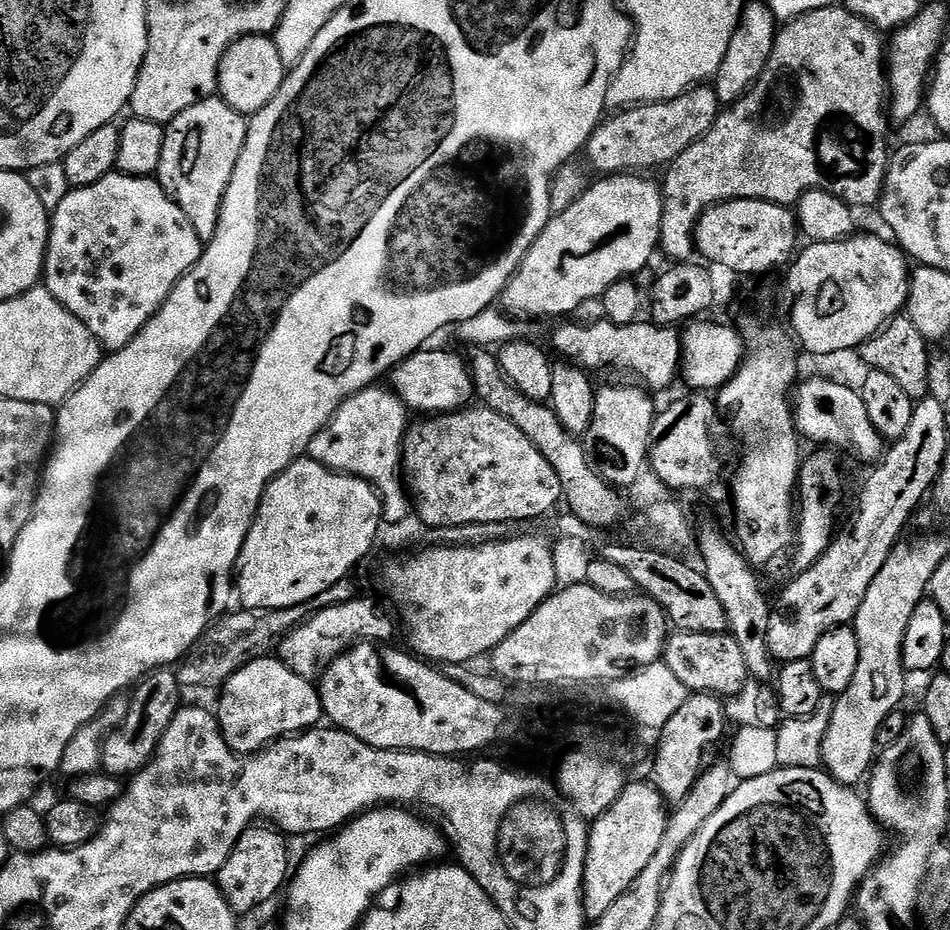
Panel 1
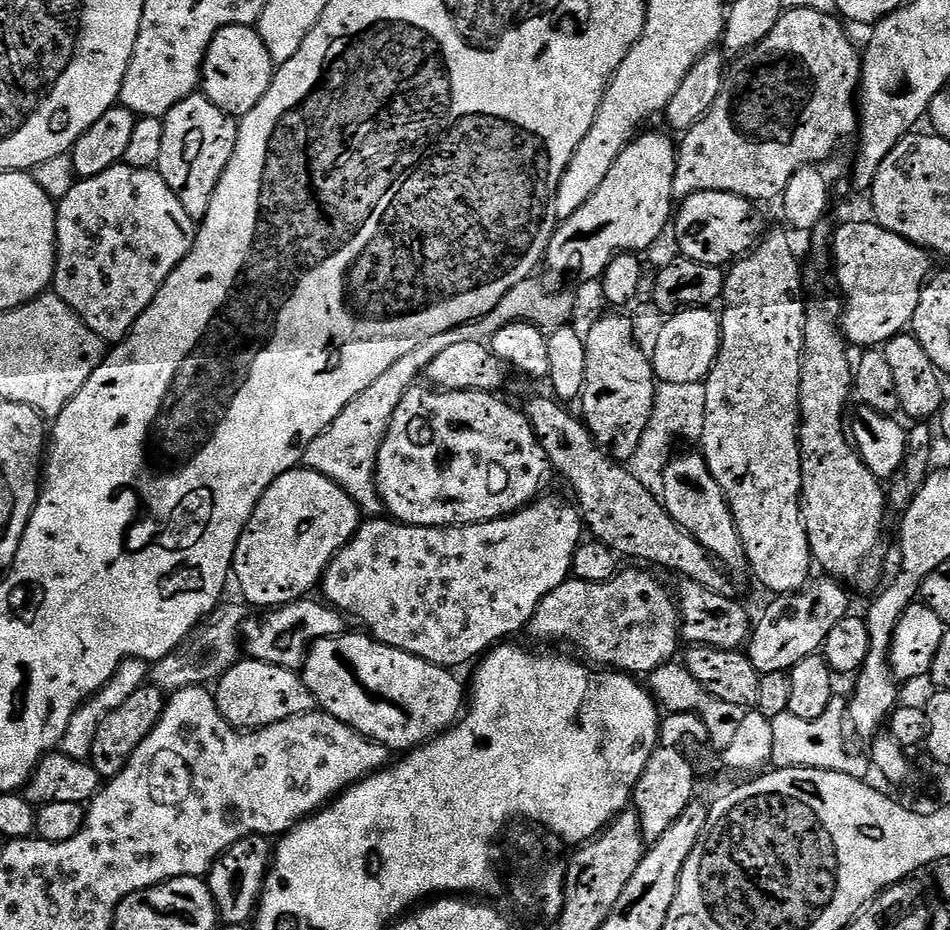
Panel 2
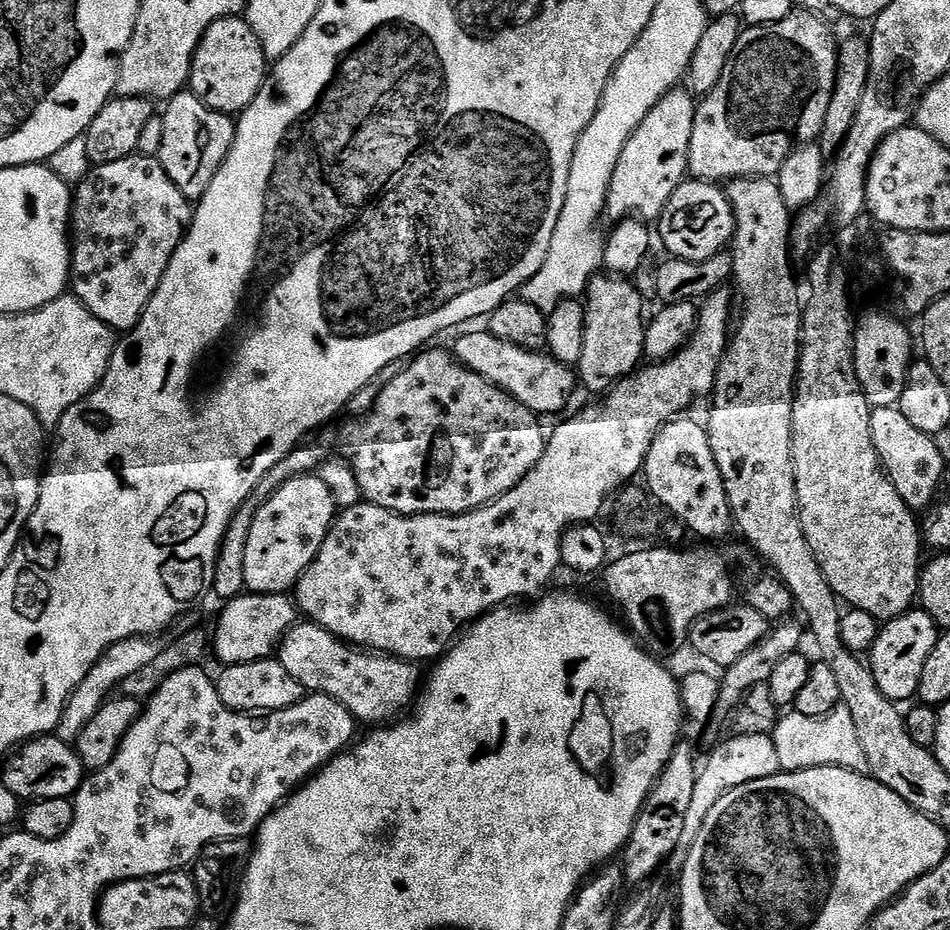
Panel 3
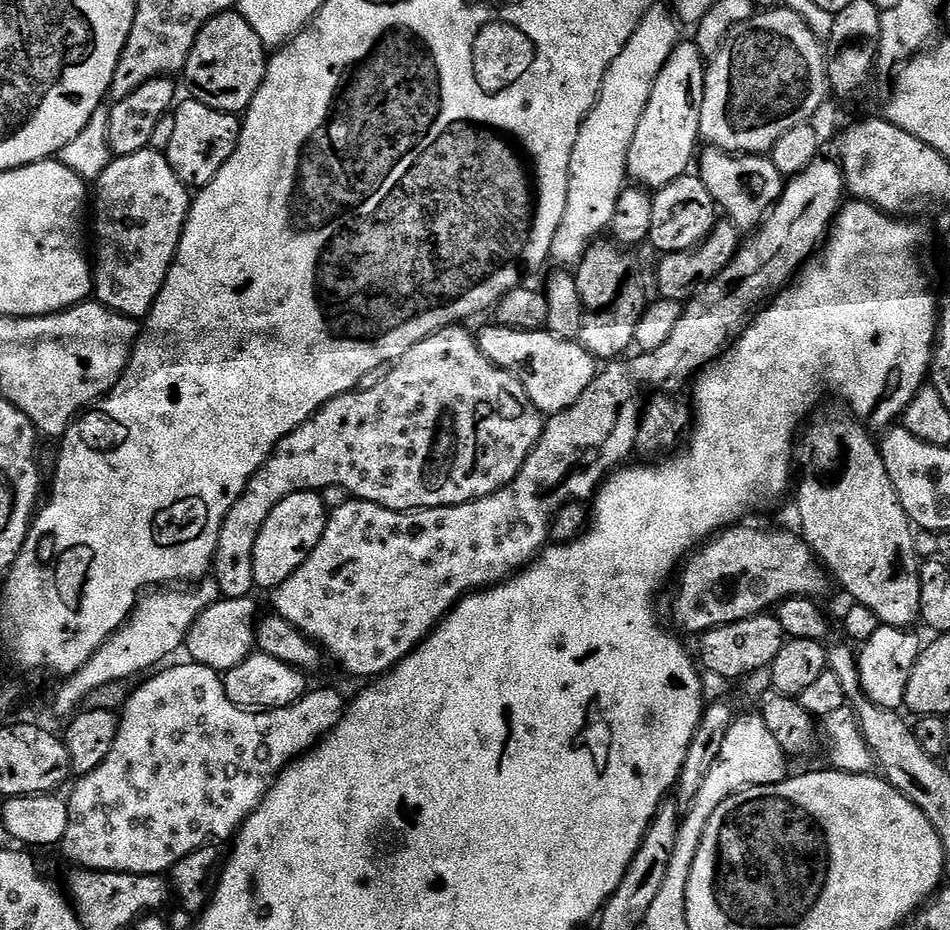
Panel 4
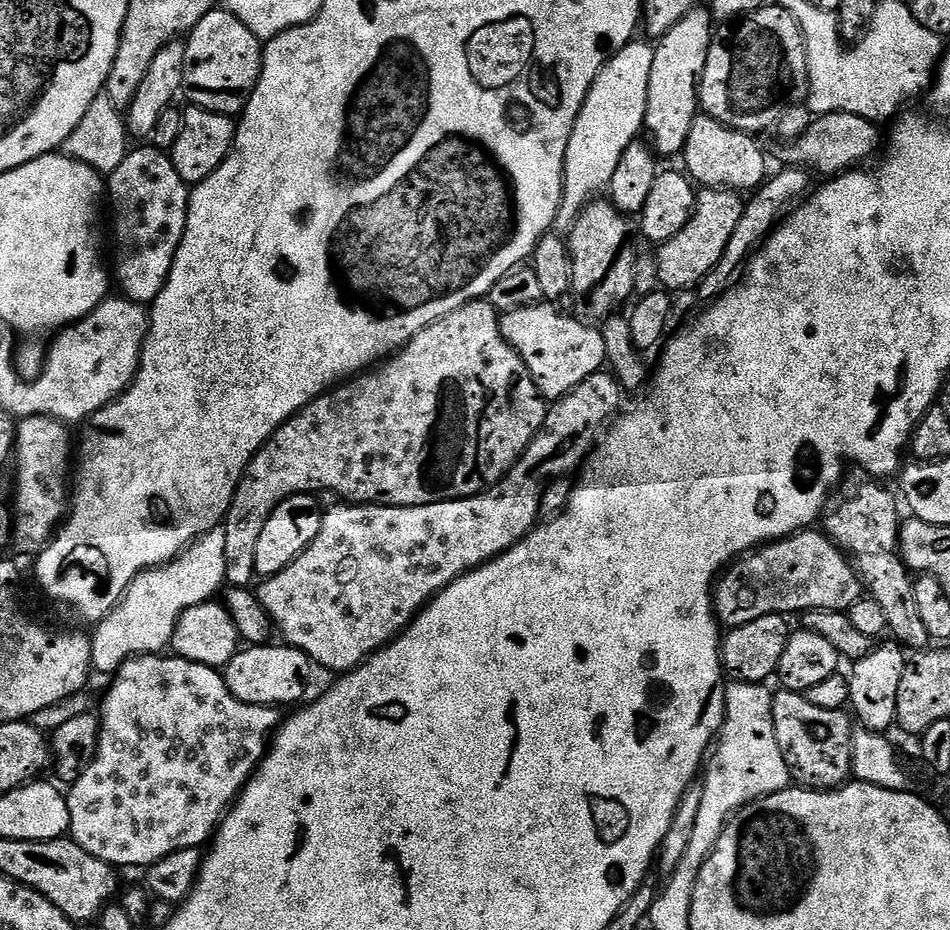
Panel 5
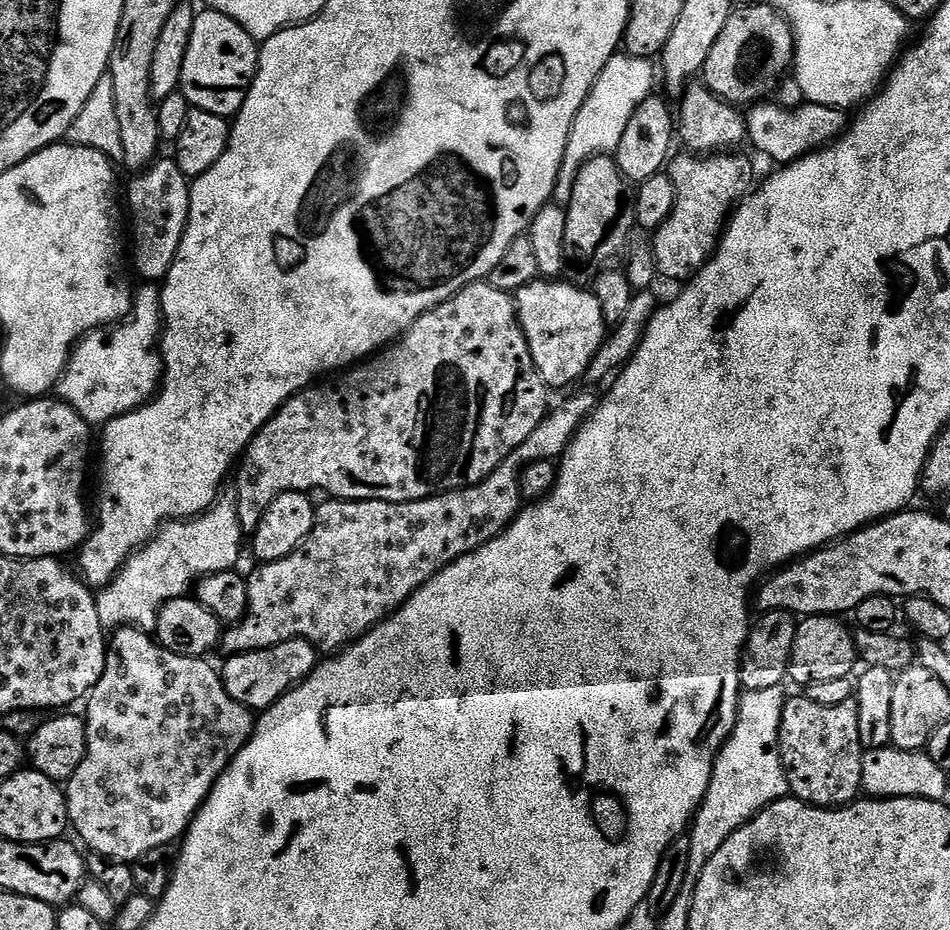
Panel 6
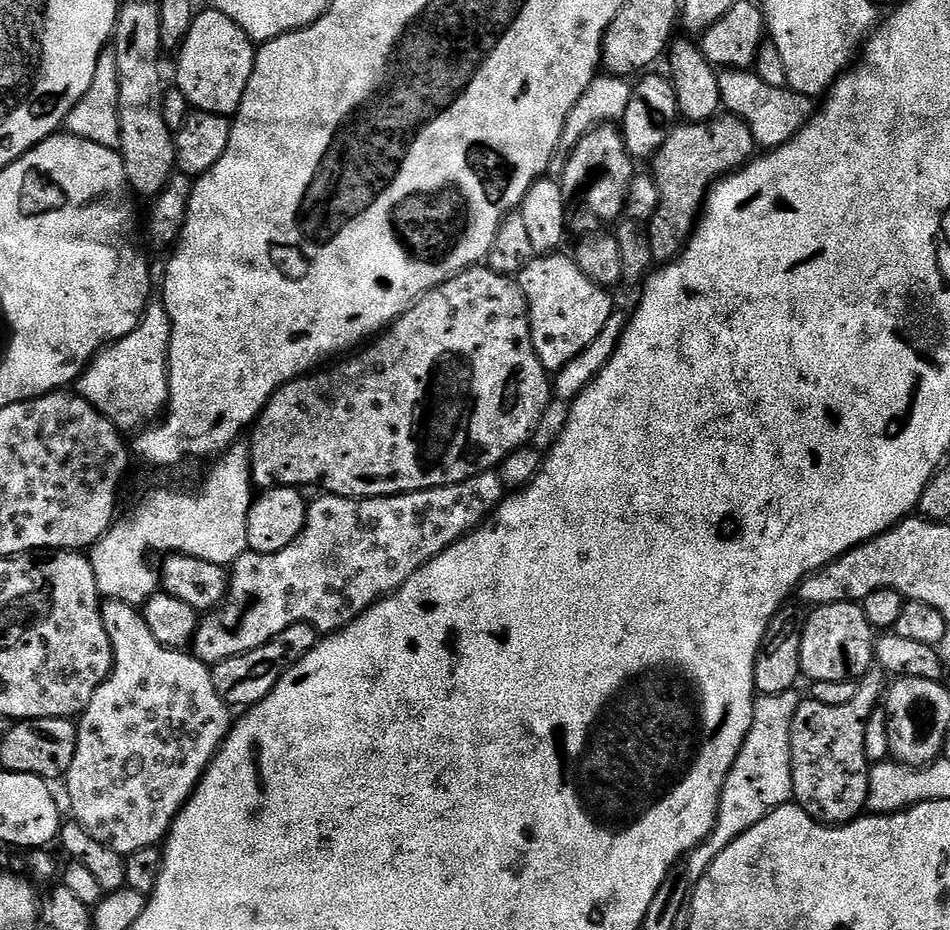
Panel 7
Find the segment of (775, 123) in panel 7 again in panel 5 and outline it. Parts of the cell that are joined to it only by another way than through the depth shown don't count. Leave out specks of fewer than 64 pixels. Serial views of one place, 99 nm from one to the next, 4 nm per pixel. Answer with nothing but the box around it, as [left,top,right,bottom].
[780,112,877,178]

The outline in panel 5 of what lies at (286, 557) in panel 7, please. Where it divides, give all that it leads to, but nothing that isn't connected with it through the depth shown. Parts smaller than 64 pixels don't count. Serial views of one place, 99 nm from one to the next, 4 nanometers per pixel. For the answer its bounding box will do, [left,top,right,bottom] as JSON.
[258,370,622,674]

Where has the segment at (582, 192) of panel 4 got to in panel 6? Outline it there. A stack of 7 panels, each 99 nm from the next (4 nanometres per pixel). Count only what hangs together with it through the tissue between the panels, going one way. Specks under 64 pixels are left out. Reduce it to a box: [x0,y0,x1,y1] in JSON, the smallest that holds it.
[554,54,658,206]

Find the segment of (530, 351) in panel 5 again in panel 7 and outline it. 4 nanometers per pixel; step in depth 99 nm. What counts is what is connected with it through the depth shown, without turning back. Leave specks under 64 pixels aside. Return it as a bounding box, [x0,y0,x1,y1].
[518,254,614,374]

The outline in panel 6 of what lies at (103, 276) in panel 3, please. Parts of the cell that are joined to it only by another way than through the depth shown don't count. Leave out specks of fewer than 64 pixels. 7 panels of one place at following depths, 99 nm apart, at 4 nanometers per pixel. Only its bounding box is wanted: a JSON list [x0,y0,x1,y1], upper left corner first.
[126,159,190,282]

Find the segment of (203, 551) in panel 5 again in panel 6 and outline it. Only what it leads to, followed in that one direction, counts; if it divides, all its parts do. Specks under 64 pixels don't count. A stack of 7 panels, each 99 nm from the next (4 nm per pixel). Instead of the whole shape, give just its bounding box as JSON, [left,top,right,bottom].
[95,499,246,633]

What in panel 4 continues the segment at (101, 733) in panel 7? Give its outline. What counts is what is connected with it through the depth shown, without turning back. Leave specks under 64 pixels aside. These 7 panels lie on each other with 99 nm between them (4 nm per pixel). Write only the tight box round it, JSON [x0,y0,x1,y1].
[62,662,346,876]

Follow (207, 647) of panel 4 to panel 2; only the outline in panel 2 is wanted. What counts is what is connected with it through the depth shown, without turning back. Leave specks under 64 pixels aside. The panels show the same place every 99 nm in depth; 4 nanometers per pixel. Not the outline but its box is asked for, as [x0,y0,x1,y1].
[242,599,346,672]

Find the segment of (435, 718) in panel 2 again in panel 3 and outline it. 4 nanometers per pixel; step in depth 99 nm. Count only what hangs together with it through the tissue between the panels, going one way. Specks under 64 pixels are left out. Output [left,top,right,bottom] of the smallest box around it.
[278,622,422,726]

